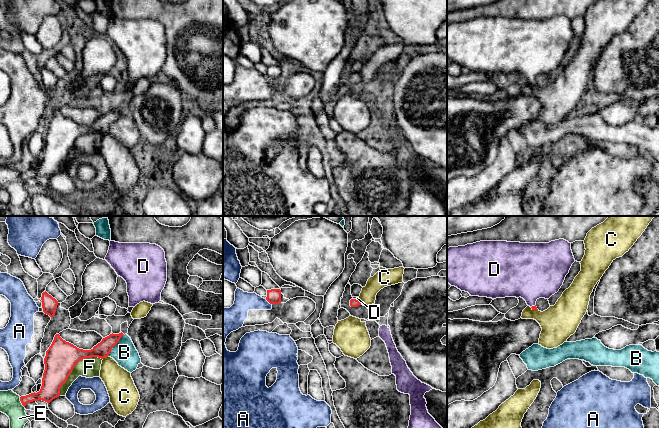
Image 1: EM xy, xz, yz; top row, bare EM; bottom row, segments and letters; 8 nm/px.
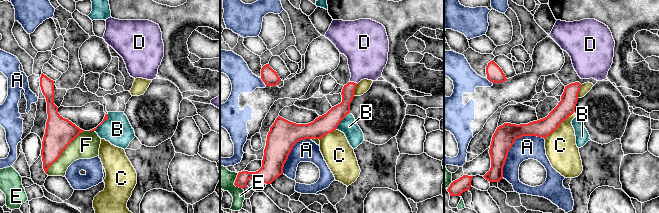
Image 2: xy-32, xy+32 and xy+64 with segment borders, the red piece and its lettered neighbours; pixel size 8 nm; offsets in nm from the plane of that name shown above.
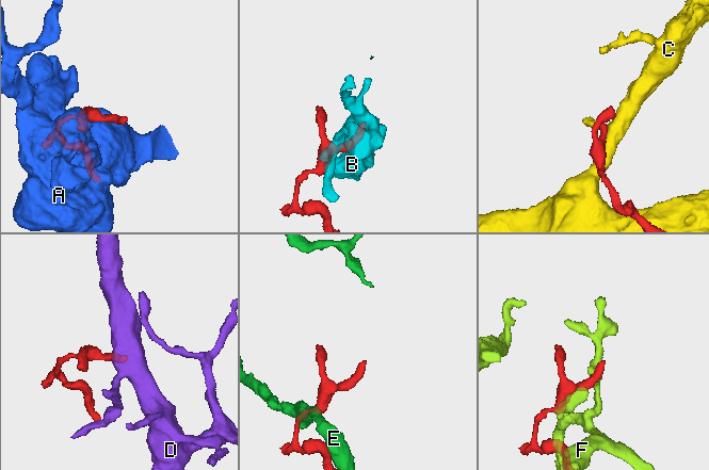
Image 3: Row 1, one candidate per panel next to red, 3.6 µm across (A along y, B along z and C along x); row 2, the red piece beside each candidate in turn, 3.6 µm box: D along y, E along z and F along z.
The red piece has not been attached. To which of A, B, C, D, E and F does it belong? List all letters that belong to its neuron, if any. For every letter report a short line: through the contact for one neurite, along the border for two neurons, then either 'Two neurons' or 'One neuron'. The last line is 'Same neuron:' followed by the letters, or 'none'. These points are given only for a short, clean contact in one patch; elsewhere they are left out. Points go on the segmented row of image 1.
A: Two neurons
B: Line: xy (123, 334), (107, 356). Two neurons
C: Line: xy (107, 356), (102, 358). Two neurons
D: Line: xz (353, 302), (357, 300), (357, 298). One neuron
E: Line: xy (19, 397), (24, 407). Two neurons
F: Two neurons
Same neuron: D

